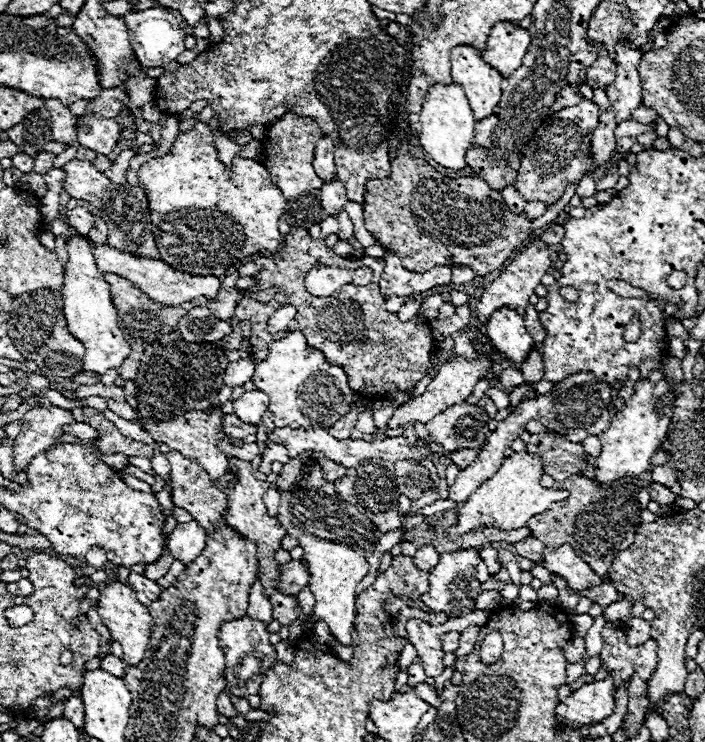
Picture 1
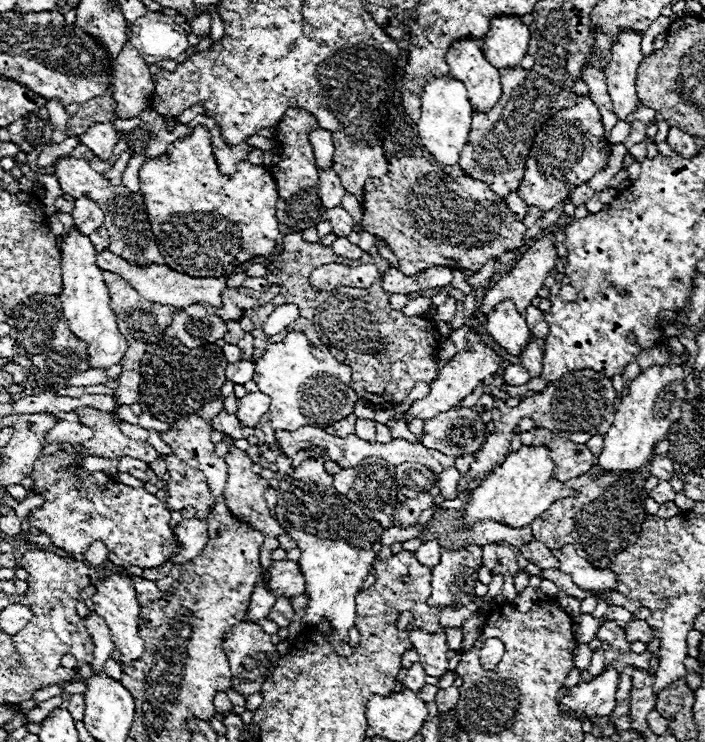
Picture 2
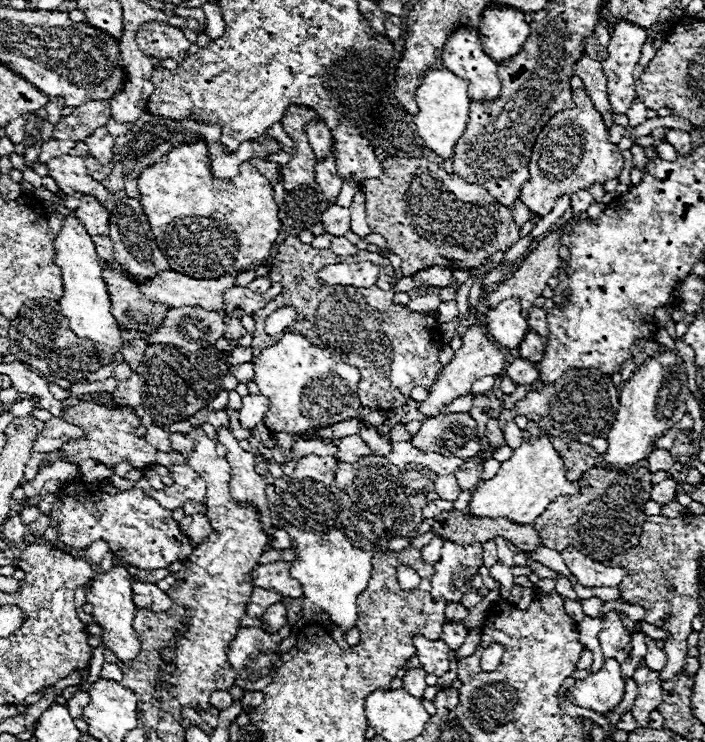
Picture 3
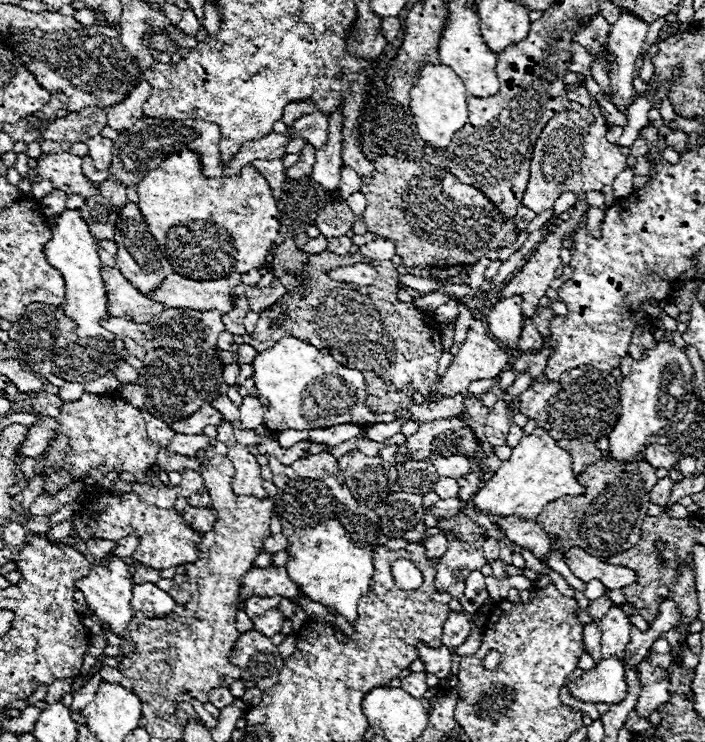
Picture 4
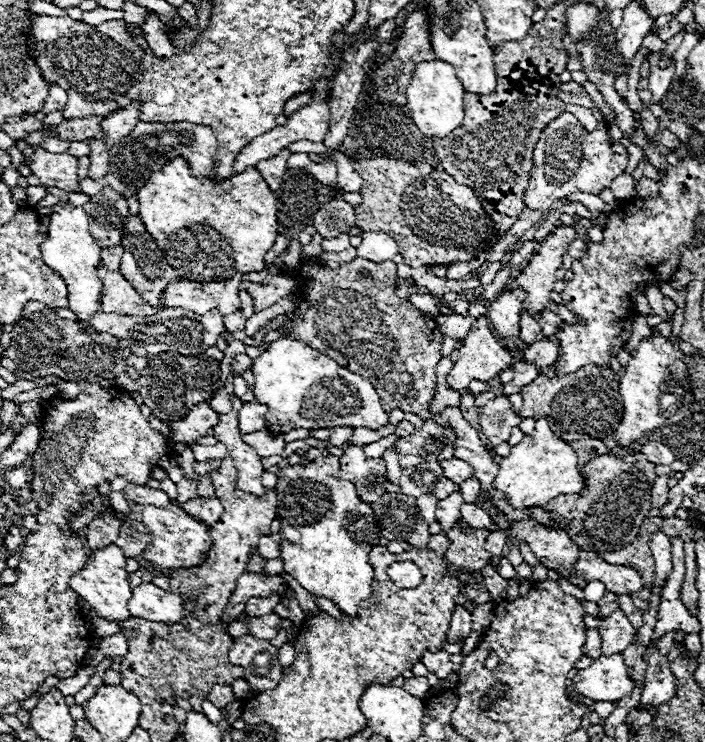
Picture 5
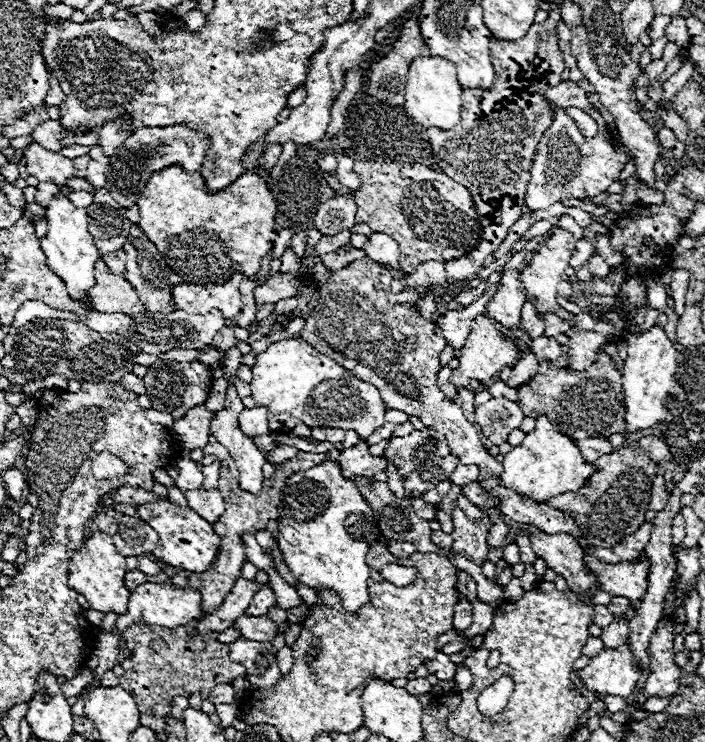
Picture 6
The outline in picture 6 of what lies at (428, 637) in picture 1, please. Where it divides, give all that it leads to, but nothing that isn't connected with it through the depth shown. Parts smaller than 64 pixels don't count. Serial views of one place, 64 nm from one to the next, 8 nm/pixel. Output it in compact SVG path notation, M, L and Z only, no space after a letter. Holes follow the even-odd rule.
M438 652L436 658L428 660L426 668L428 668L428 672L434 674L438 680L450 680L450 678L454 678L454 674L456 674L456 664L454 664L444 652Z

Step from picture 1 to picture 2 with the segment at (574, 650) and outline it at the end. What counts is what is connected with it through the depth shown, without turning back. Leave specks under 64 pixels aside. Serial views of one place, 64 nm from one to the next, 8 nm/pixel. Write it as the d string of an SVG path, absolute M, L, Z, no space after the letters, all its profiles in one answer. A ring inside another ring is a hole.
M578 642L576 652L574 652L574 666L580 668L580 670L584 670L584 668L590 666L590 658L592 658L592 650L588 648L588 644Z

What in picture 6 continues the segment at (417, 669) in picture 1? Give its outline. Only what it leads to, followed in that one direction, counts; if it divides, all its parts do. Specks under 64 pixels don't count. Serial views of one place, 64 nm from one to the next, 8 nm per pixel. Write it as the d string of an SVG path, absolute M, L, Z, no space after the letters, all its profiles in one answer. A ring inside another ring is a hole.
M414 678L414 680L408 680L408 684L404 686L408 692L412 692L412 696L420 696L420 694L426 694L432 690L432 686L428 684L426 678Z

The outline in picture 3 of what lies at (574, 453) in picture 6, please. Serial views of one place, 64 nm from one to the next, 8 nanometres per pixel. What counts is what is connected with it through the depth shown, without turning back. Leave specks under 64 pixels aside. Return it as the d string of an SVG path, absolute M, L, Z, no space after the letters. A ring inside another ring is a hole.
M540 436L534 442L524 440L522 446L514 450L512 458L500 464L494 478L478 484L468 502L468 512L476 518L508 518L516 524L532 524L552 500L558 496L574 496L578 492L578 486L566 480L562 458L552 448L552 442Z

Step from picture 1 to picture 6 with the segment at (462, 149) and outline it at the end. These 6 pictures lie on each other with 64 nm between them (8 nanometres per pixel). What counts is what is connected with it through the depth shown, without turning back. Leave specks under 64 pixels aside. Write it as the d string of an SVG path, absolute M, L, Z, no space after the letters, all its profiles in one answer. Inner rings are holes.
M440 56L414 58L414 62L410 64L410 70L408 70L404 108L418 126L422 126L424 130L454 128L460 122L460 114L462 114L460 94L462 94L462 86L456 80L456 68L448 60L444 60Z

